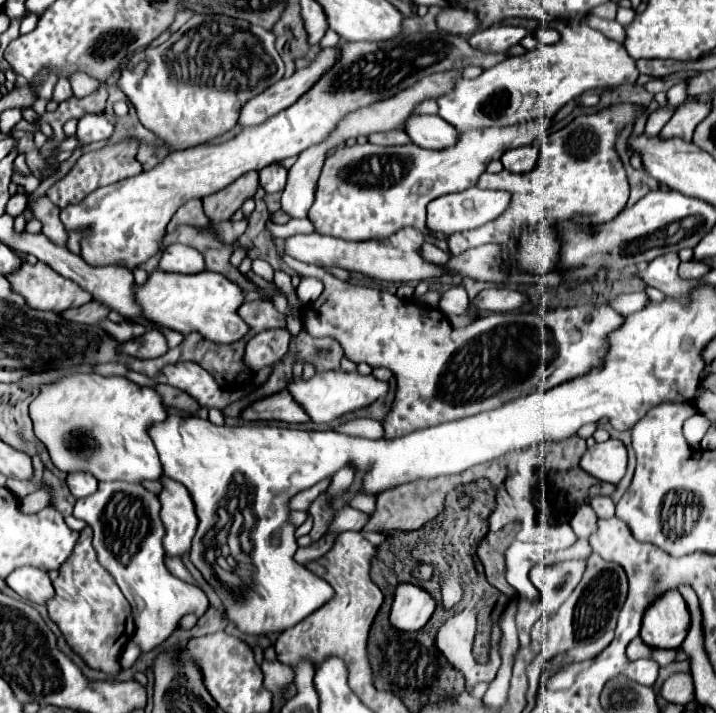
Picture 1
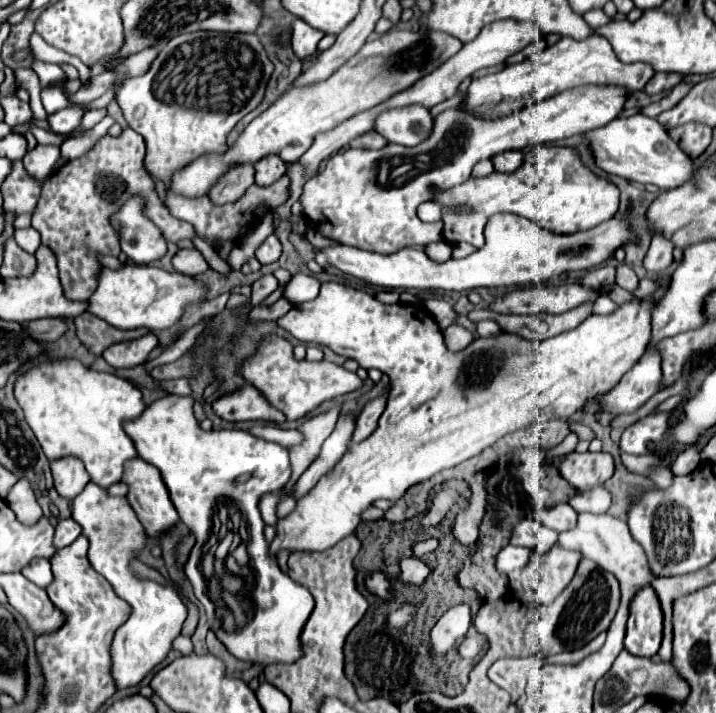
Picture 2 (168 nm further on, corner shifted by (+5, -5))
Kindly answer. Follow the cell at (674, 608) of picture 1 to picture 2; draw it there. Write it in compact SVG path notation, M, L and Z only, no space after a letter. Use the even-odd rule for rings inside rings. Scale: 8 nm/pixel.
M646 586L632 598L624 648L634 656L652 658L662 644L662 630L664 614L658 594Z

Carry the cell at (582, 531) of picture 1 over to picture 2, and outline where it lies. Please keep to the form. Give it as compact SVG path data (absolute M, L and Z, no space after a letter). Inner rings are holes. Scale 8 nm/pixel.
M558 504L558 506L550 508L550 510L536 512L536 518L544 526L548 526L548 528L552 528L556 532L566 532L568 528L574 528L576 526L576 516L578 516L578 512L570 504Z

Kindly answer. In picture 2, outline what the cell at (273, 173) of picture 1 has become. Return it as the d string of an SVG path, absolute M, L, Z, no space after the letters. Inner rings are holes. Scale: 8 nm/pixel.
M266 156L254 164L256 168L256 184L270 186L278 182L286 174L286 164L278 156Z

